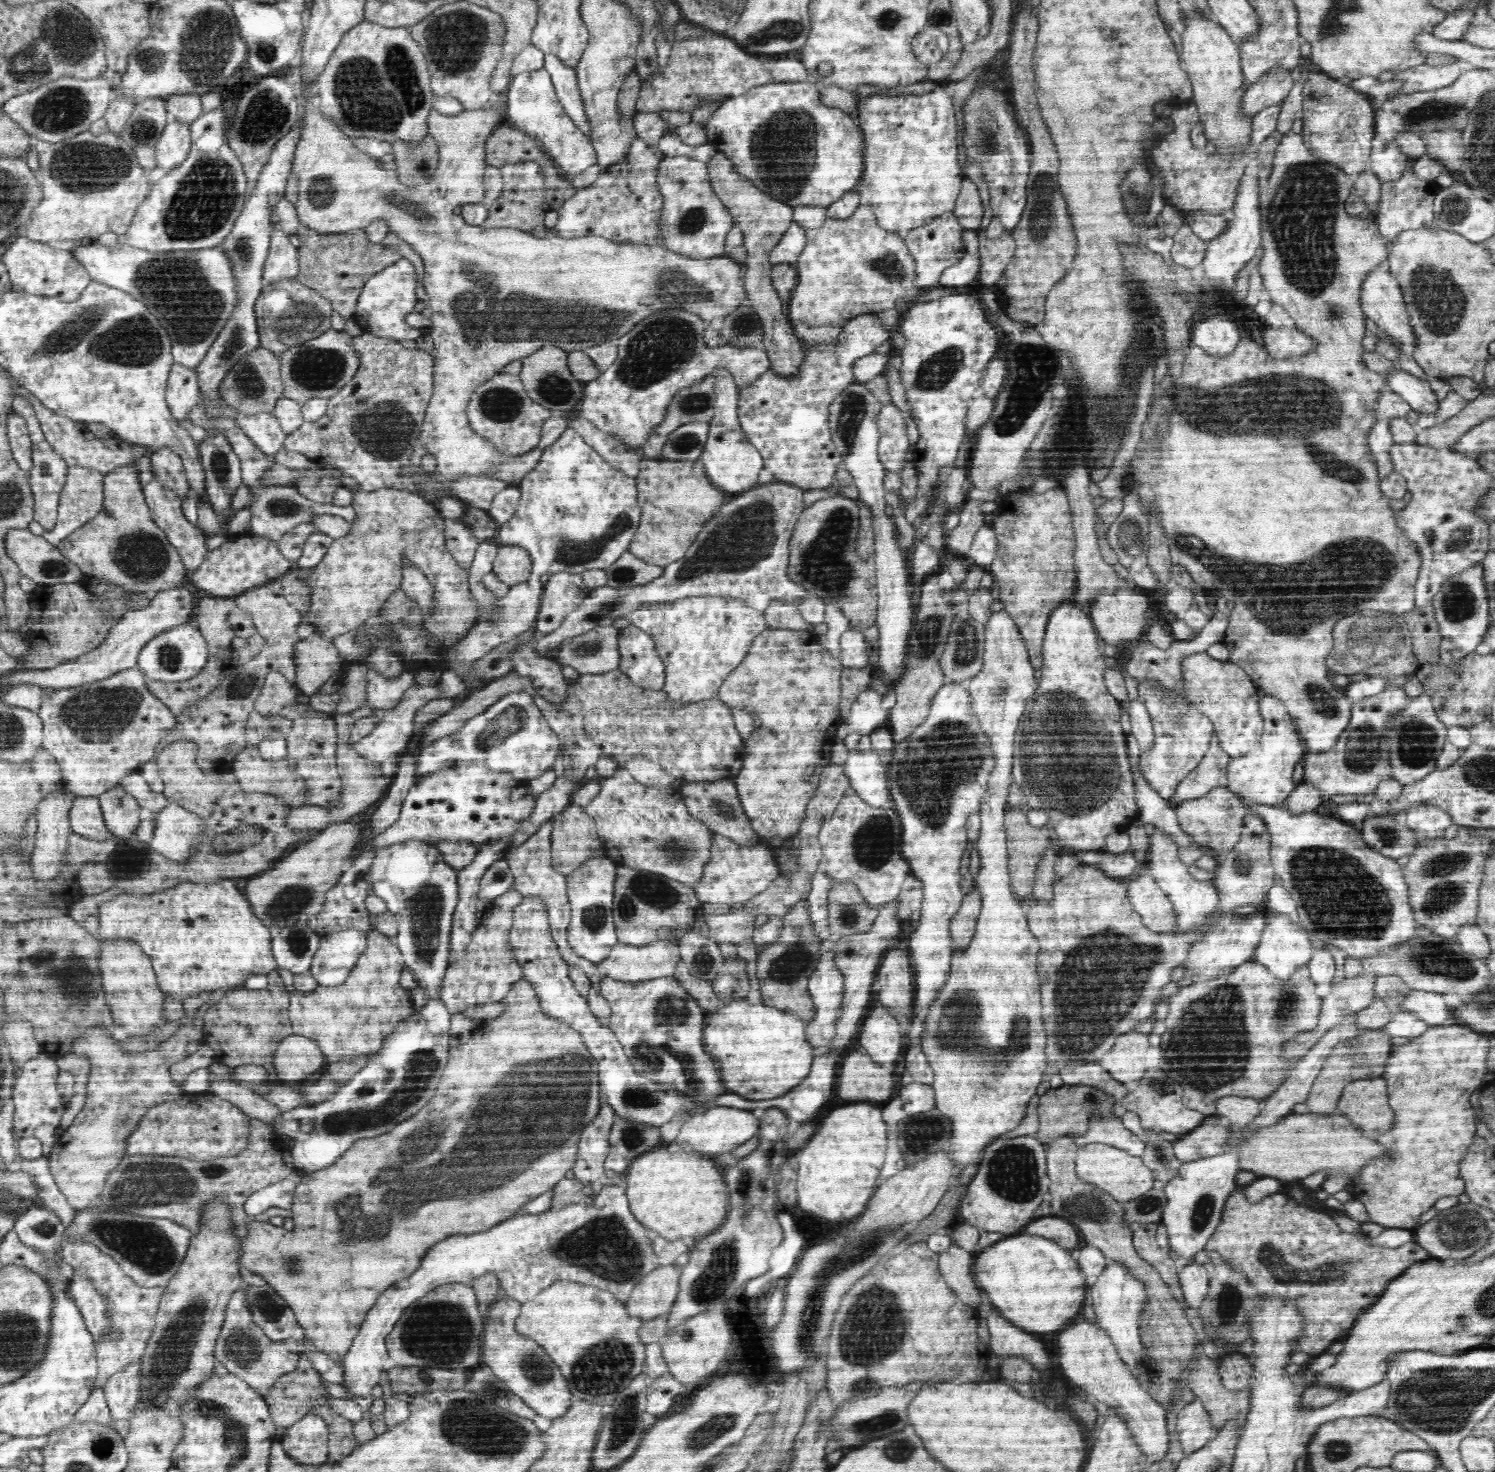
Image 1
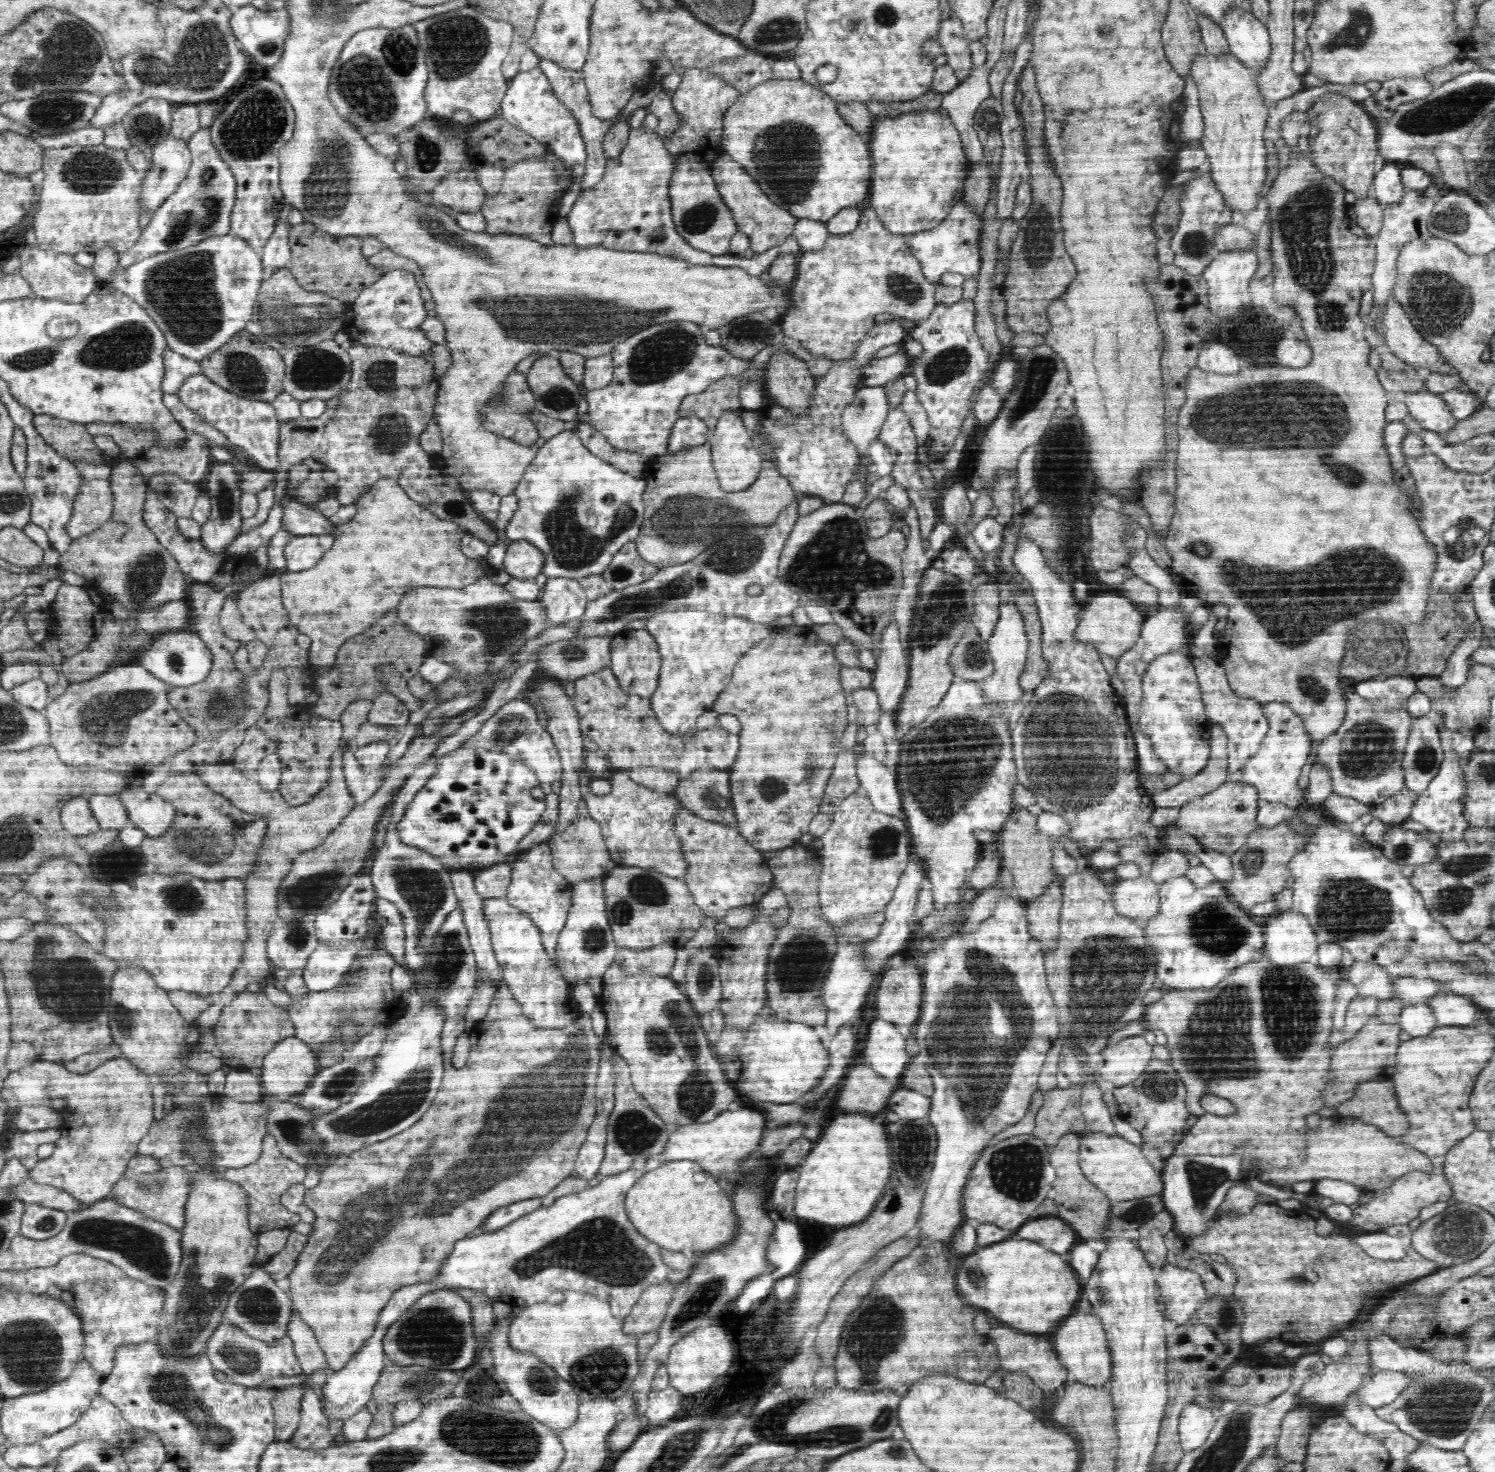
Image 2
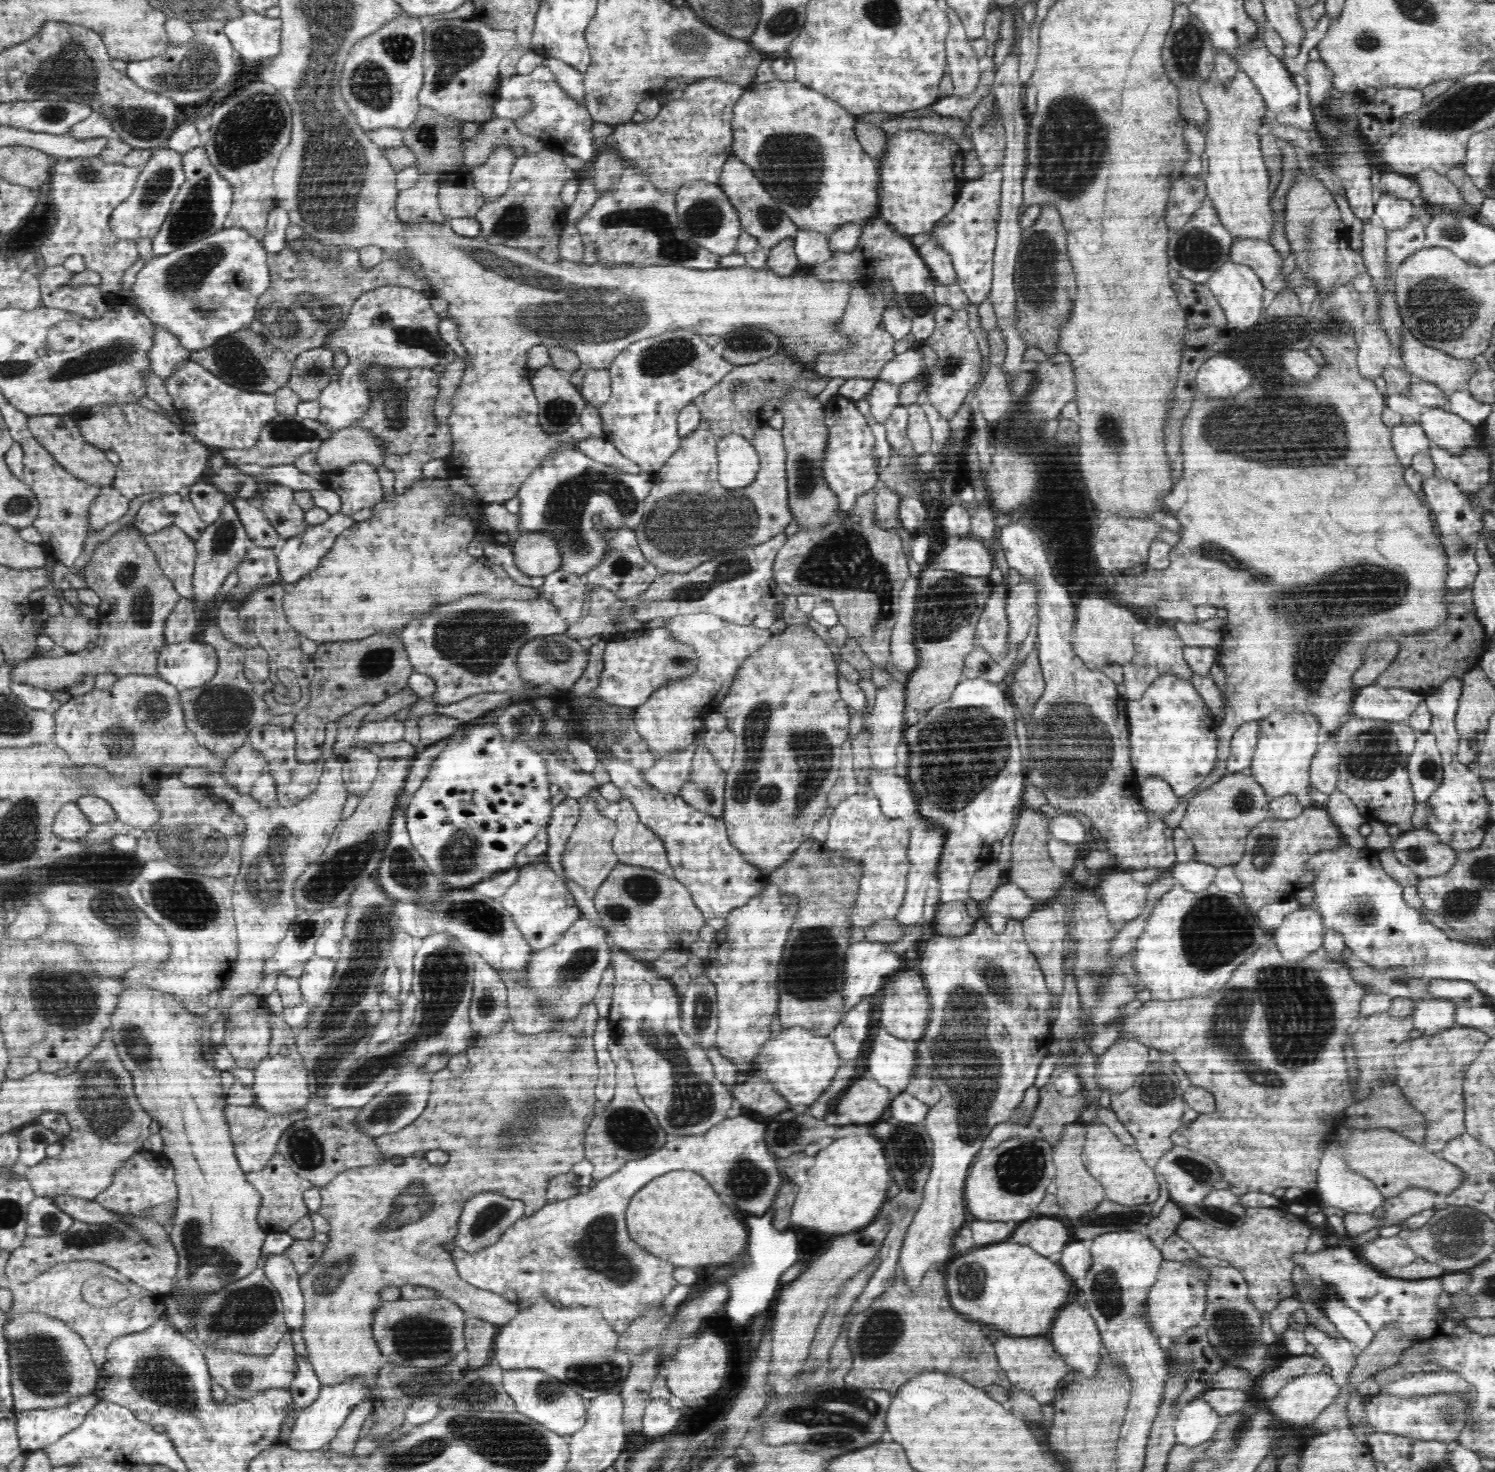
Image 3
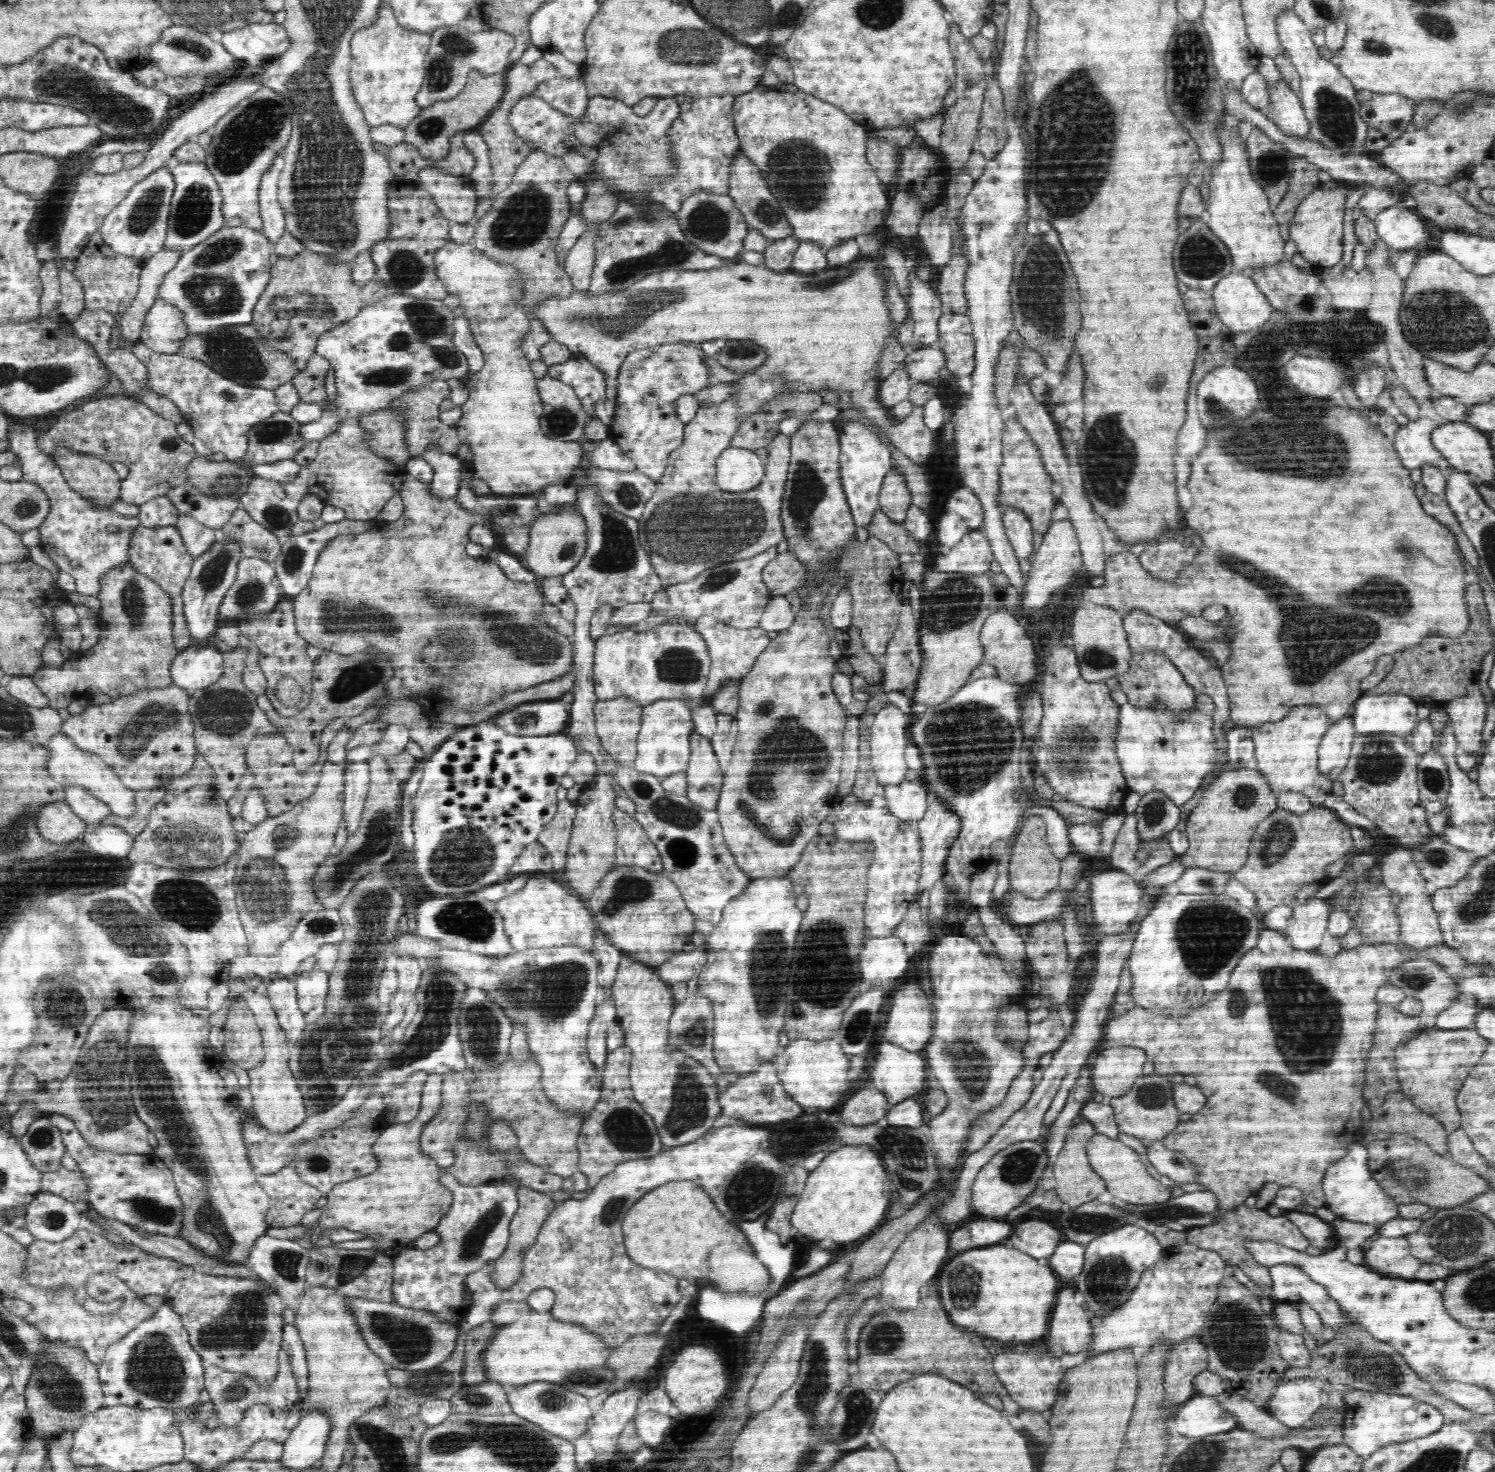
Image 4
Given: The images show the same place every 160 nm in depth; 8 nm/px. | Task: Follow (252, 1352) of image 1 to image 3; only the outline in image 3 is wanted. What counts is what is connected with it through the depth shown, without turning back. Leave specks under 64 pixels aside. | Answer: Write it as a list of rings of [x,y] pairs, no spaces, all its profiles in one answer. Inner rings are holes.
[[[290,1332],[283,1334],[282,1340],[272,1354],[254,1355],[216,1346],[207,1347],[203,1351],[212,1380],[220,1384],[226,1394],[238,1402],[248,1400],[256,1394],[262,1394],[270,1388],[284,1387],[288,1389],[296,1372],[298,1372],[298,1355],[294,1351]]]

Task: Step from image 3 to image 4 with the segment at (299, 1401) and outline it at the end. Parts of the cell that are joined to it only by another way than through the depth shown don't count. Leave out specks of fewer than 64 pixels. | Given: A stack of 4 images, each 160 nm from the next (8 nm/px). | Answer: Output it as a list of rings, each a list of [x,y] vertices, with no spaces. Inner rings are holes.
[[[284,1323],[281,1346],[289,1352],[290,1364],[292,1365],[294,1375],[296,1375],[300,1400],[302,1400],[307,1395],[309,1370],[307,1367],[306,1349],[295,1324]]]

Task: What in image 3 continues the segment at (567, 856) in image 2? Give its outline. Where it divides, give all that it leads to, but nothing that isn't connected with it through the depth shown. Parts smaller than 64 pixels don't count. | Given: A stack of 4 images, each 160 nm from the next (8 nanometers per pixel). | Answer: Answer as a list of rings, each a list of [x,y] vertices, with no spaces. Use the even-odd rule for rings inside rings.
[[[590,796],[577,799],[579,802],[579,819],[565,843],[561,852],[561,868],[568,880],[582,886],[592,899],[599,886],[606,880],[611,870],[619,863],[619,858],[613,851],[612,840],[616,834],[616,824],[606,818],[596,806],[596,801]]]

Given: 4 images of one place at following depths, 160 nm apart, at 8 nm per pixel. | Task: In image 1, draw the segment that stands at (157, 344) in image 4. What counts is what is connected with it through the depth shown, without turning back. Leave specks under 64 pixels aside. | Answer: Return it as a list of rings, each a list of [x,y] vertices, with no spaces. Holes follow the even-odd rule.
[[[173,364],[167,380],[165,401],[177,424],[184,424],[187,414],[199,402],[196,369]]]

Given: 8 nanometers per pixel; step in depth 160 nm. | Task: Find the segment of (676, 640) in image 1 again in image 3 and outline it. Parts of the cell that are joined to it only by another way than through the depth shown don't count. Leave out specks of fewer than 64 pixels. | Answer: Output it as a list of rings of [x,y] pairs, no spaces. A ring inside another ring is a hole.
[[[711,613],[678,614],[668,619],[669,623],[664,629],[668,629],[674,640],[693,647],[699,665],[691,677],[665,681],[642,706],[634,708],[636,729],[650,743],[658,760],[676,754],[694,742],[705,725],[704,719],[717,712],[718,704],[728,694],[741,663],[773,636],[768,629],[753,624],[738,625]]]

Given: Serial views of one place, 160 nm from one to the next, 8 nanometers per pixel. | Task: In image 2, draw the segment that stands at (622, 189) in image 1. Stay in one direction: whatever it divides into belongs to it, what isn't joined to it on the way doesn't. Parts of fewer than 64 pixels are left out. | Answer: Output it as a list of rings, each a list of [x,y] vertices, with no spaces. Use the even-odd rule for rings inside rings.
[[[644,108],[647,113],[640,128],[629,132],[628,142],[616,159],[610,159],[600,182],[586,187],[576,196],[572,210],[565,216],[566,224],[574,233],[573,244],[580,247],[604,246],[622,251],[636,251],[650,254],[671,255],[686,262],[708,262],[708,266],[736,266],[758,276],[769,270],[772,261],[780,254],[774,247],[763,253],[756,253],[750,259],[740,254],[716,256],[693,249],[680,236],[673,221],[669,200],[669,179],[672,178],[674,165],[672,156],[664,146],[664,140],[656,133],[659,124],[657,116]]]

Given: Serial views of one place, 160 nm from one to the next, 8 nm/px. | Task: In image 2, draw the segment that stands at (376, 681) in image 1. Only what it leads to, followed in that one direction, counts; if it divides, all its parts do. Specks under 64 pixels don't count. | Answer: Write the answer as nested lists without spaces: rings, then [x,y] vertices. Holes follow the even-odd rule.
[[[382,691],[373,700],[367,721],[395,729],[398,726],[405,726],[409,718],[410,712],[406,709],[404,703],[392,693]]]

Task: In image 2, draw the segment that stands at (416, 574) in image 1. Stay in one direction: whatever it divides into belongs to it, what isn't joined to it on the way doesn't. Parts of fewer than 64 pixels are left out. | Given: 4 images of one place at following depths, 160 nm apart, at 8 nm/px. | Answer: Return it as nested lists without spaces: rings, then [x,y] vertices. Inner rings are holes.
[[[479,579],[463,589],[443,589],[436,587],[430,591],[428,587],[414,588],[408,592],[397,606],[398,618],[412,632],[420,635],[426,645],[426,657],[441,660],[454,671],[449,678],[458,678],[466,674],[481,674],[482,672],[497,672],[500,680],[507,680],[518,666],[514,664],[516,654],[532,640],[540,637],[542,630],[548,626],[548,617],[540,600],[520,600],[510,594],[504,586],[488,579]]]

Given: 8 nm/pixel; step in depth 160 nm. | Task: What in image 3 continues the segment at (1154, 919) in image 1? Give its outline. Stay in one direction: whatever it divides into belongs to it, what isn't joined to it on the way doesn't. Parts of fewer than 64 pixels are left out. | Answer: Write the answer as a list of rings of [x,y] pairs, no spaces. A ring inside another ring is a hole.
[[[1114,872],[1108,876],[1101,876],[1100,894],[1104,894],[1104,906],[1108,910],[1108,918],[1112,922],[1126,922],[1142,914],[1146,904],[1146,884],[1136,884],[1134,877],[1128,876],[1128,872]]]

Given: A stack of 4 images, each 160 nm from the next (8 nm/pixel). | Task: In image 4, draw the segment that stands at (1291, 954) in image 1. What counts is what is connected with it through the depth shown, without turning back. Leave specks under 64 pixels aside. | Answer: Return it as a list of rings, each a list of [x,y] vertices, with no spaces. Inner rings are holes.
[[[1308,897],[1294,904],[1288,928],[1283,933],[1292,948],[1316,951],[1327,936],[1330,913],[1327,899]]]

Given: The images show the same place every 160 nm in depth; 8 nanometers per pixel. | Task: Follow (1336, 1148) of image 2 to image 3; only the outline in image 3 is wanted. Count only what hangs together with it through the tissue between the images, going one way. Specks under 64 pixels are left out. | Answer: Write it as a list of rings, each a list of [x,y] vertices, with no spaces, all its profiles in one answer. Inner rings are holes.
[[[1338,1128],[1337,1132],[1336,1140],[1340,1140],[1341,1158],[1343,1158],[1343,1164],[1348,1164],[1348,1172],[1368,1178],[1377,1186],[1384,1198],[1392,1198],[1410,1186],[1428,1187],[1437,1194],[1448,1196],[1464,1182],[1466,1177],[1458,1165],[1442,1159],[1426,1149],[1424,1144],[1412,1142],[1391,1129],[1378,1128],[1362,1131],[1360,1128]]]

